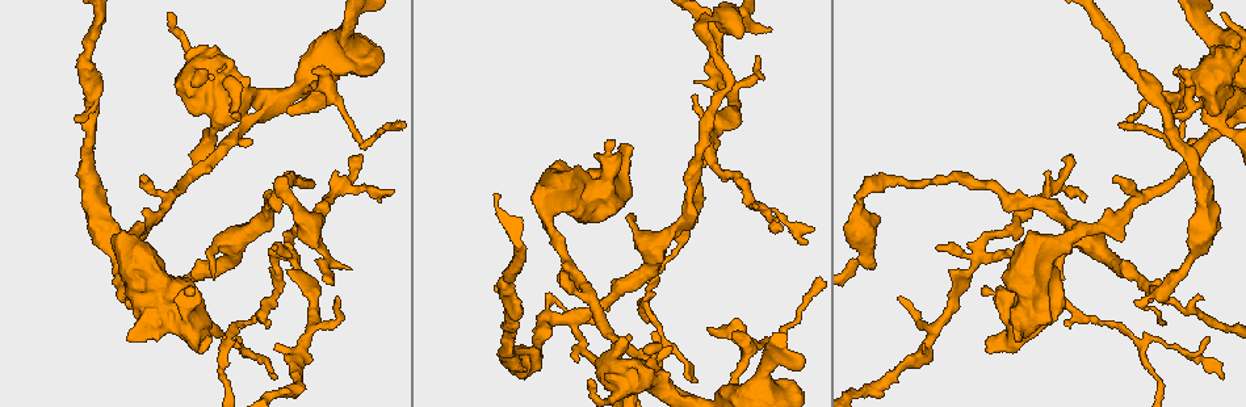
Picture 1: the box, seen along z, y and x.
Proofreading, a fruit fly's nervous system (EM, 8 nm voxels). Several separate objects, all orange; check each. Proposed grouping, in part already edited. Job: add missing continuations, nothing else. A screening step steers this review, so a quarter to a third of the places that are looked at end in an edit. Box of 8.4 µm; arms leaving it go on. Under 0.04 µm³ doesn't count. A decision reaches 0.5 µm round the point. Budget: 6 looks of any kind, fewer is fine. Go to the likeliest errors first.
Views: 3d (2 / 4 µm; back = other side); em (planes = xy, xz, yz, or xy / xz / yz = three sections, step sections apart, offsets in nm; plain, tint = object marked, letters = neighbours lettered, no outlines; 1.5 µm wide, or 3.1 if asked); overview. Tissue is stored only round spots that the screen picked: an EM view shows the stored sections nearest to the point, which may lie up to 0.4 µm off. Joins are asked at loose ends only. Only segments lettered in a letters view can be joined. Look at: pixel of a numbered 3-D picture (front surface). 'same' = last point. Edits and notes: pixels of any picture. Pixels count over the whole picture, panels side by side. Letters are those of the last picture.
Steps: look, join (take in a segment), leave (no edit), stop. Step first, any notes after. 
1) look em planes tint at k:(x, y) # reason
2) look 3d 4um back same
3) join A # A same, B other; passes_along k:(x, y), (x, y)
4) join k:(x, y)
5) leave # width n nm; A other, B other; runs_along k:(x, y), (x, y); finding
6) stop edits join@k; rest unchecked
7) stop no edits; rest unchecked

look 3d 2um at 1:(692, 97) # tapers out

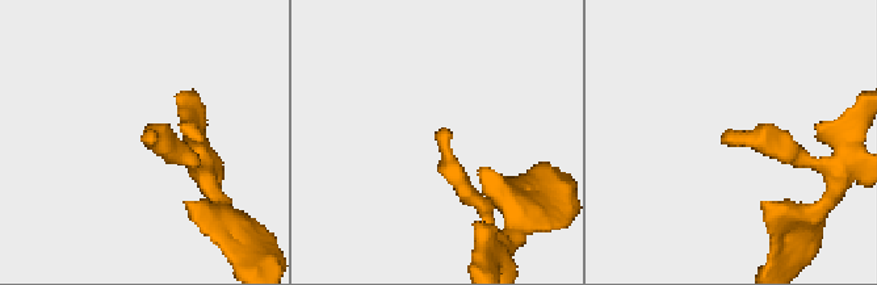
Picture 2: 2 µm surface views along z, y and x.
look em xy step 8 letters at 2:(146, 132)

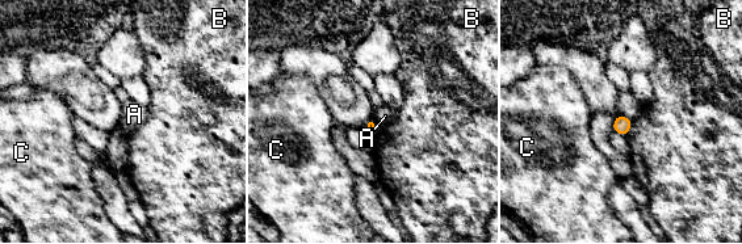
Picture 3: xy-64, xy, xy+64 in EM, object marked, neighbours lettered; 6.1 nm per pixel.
leave # A other, B other, C other; border 3:(372, 118), (376, 130); no lettered segment goes on from it

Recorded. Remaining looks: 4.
look em planes letters at 1:(350, 267) # branch stops here

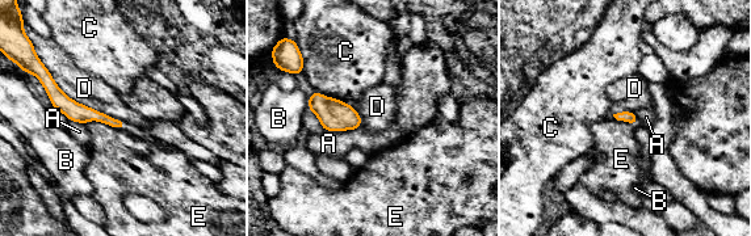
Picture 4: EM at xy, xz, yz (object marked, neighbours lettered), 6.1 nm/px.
leave # A other, B other, C other, D other, E other; border 4:(45, 67), (66, 95), (124, 122); no lettered segment goes on from it

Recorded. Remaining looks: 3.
look 3d 2um at 1:(238, 338) # an open end

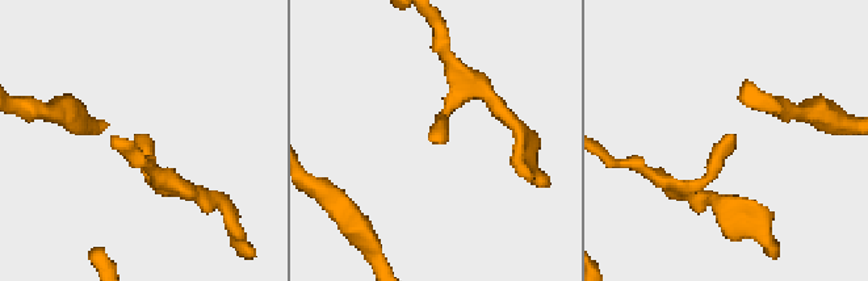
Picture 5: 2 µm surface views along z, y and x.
look em yz step 8 plain at 5:(731, 136)

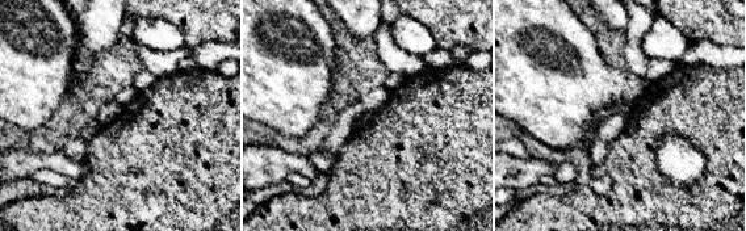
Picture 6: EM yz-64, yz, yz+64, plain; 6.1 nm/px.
look em yz step 8 letters same # see the neighbours

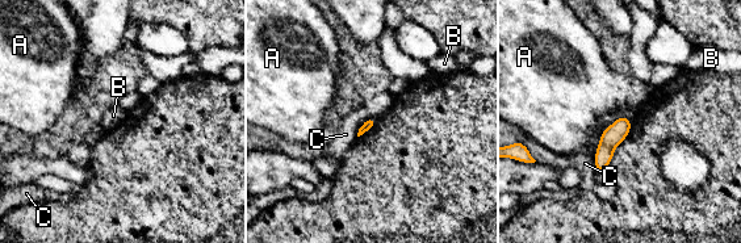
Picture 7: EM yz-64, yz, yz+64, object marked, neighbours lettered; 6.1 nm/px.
leave # width 60 nm; A other, B other, C other; border 7:(628, 117), (602, 133), (594, 171); no lettered segment goes on from it

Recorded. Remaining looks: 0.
stop no edits; rest unchecked

